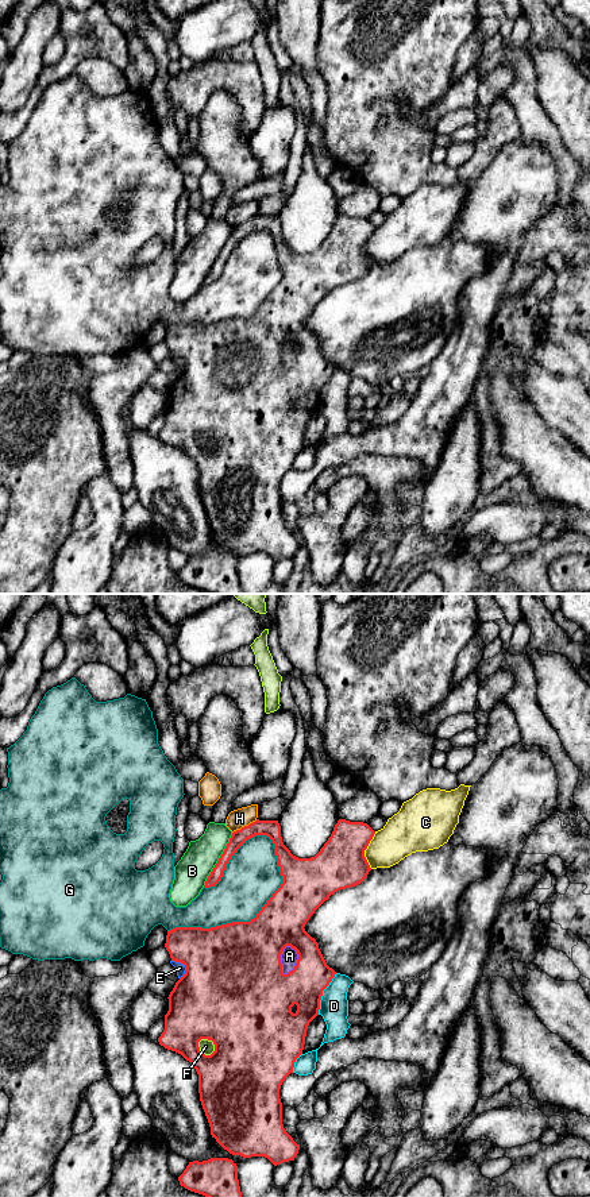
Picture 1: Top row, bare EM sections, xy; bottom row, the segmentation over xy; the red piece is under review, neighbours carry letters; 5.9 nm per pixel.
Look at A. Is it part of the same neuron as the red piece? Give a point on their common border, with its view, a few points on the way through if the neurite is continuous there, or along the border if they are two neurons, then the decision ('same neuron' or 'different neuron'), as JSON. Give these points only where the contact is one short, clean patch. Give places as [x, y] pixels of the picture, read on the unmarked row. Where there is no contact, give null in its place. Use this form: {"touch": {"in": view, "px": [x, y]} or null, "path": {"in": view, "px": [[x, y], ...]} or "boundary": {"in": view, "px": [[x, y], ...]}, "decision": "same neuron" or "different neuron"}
{"touch": {"in": "xy", "px": [280, 355]}, "decision": "different neuron"}

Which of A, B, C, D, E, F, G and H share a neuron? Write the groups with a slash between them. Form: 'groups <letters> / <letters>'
groups A / B / C / D / E / F / G / H

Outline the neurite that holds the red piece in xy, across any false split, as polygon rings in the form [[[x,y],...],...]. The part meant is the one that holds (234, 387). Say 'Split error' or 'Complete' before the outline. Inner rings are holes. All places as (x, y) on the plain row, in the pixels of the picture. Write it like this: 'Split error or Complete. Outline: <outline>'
Complete. Outline: [[[257,215],[232,228],[204,282],[215,282],[236,246],[255,231],[266,231],[274,239],[281,282],[250,317],[167,327],[165,343],[171,356],[184,359],[186,366],[167,393],[169,406],[158,437],[194,462],[211,530],[232,551],[265,552],[277,561],[294,556],[298,549],[300,540],[282,520],[279,484],[302,449],[306,425],[319,410],[323,386],[336,370],[304,323],[331,290],[367,273],[371,263],[365,246],[374,229],[367,219],[339,215],[315,252],[298,254],[284,240],[278,216]],[[286,341],[297,347],[298,355],[294,364],[284,370],[281,350]],[[201,435],[213,437],[211,451],[200,447]]]

